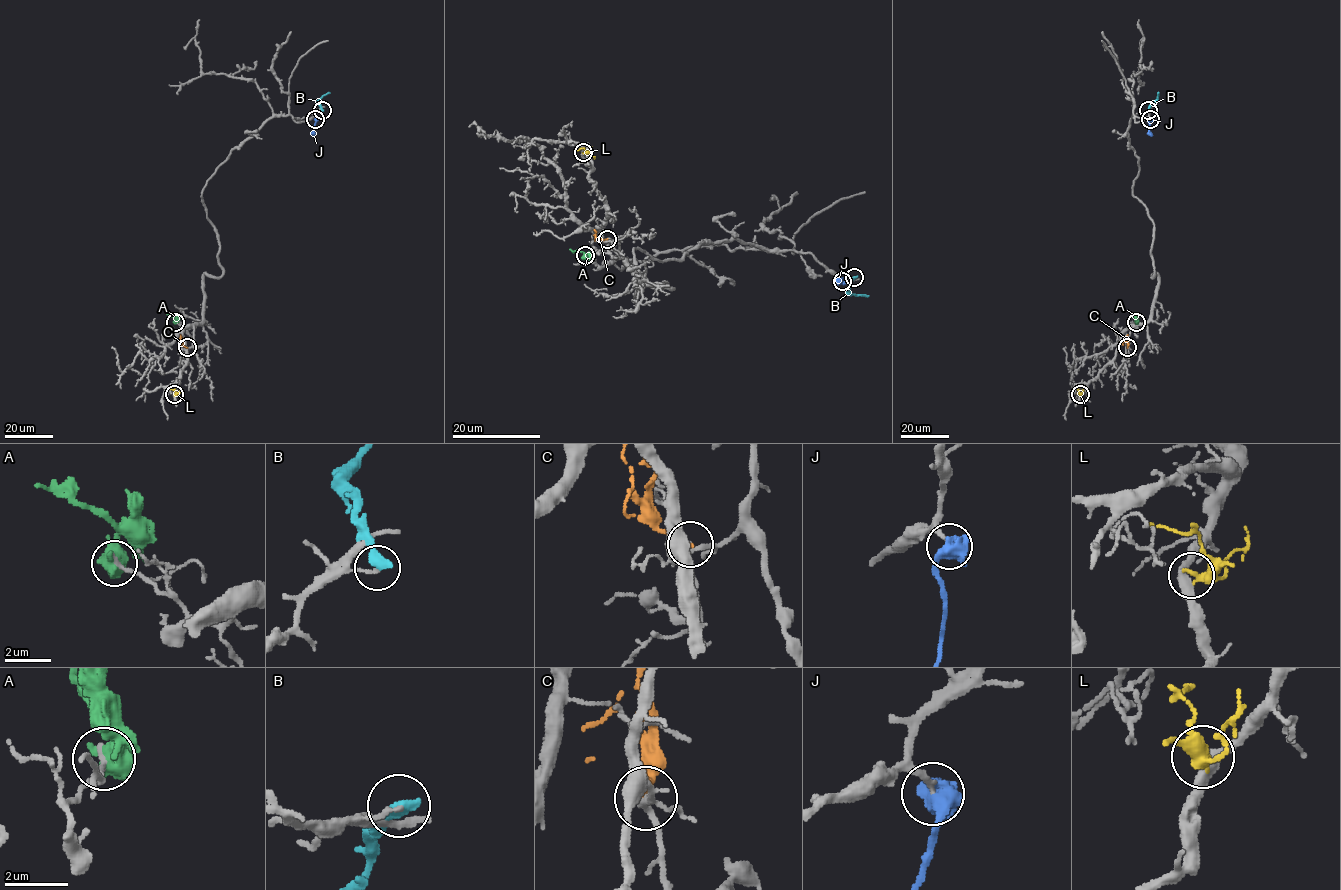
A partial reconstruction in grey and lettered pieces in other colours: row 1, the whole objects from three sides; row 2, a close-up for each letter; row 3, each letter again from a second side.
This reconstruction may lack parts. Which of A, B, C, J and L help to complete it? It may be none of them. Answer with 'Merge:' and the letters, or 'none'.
Merge: J

